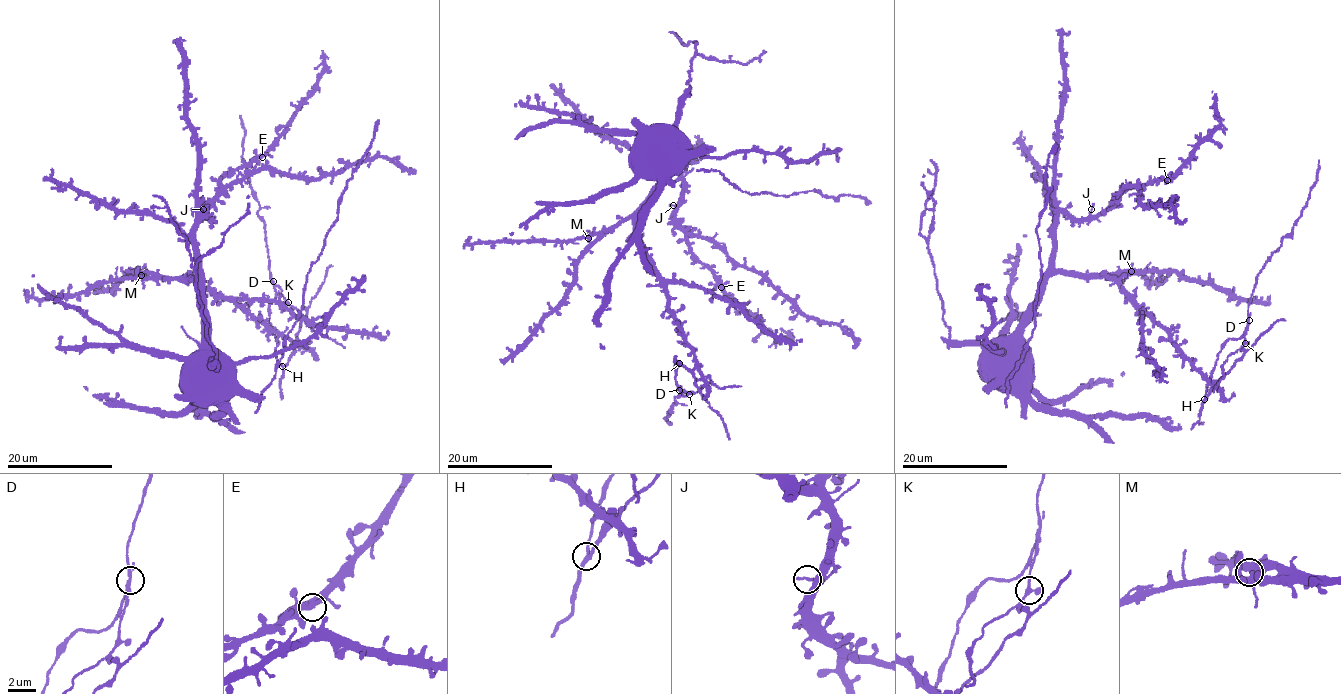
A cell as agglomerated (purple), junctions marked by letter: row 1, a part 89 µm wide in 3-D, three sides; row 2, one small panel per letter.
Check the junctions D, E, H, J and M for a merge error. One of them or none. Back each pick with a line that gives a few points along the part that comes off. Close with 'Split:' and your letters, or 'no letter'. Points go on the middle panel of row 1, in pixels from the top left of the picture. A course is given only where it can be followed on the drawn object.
D: (679, 390), (697, 392), (711, 383), (719, 388), (741, 386)
Split: D

